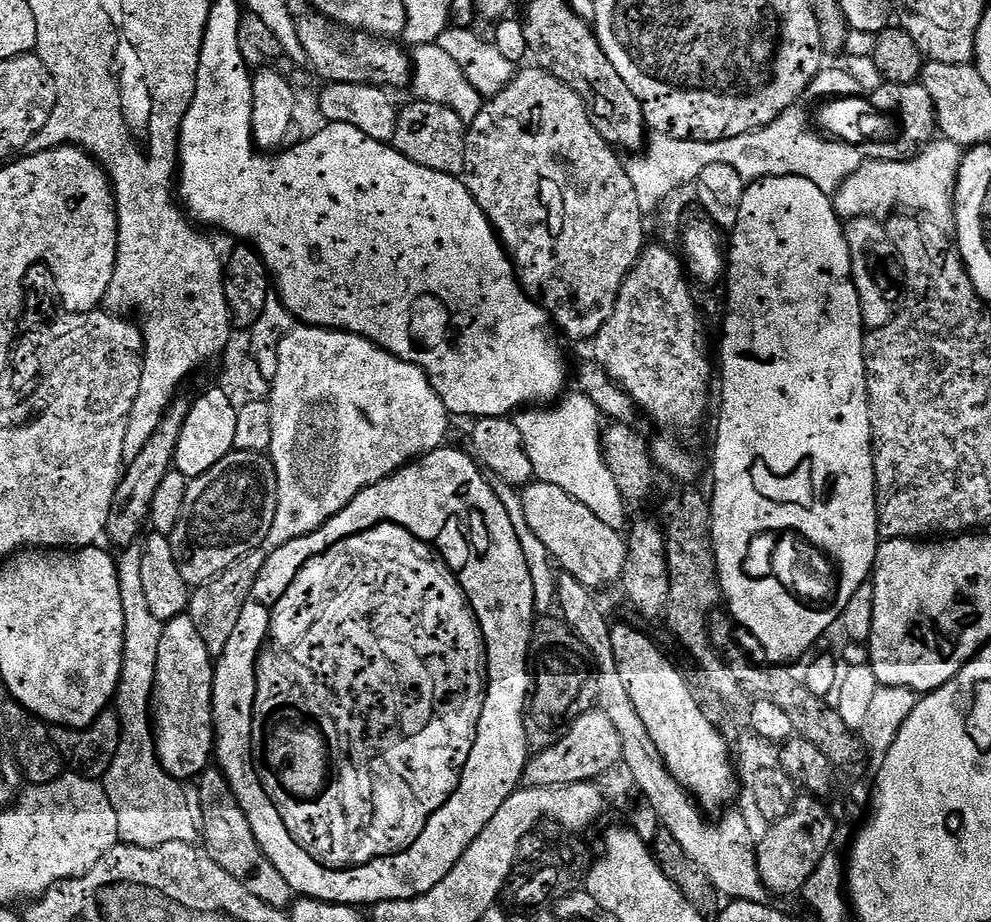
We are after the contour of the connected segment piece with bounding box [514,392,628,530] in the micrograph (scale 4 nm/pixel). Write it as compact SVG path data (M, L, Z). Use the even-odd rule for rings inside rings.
M572 392L566 396L551 406L532 406L515 413L518 430L522 430L522 442L526 442L526 454L530 454L533 477L558 486L558 490L566 490L570 498L578 498L578 502L602 518L606 526L623 529L628 508L603 460L600 410L591 395Z

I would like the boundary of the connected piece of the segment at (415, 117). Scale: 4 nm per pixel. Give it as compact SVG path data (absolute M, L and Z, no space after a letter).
M413 99L412 104L399 109L396 117L392 147L398 149L406 158L426 166L430 170L438 170L442 174L463 177L466 166L466 138L468 129L466 122L441 104L429 100Z

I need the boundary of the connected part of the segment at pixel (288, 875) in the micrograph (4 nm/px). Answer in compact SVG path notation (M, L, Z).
M258 770L252 771L252 776L224 776L230 782L230 790L234 790L234 798L238 798L238 806L242 806L242 814L246 814L246 822L250 822L250 830L254 830L254 838L258 846L270 858L270 862L290 882L293 893L310 900L321 900L327 904L347 904L361 906L370 900L370 872L367 867L353 868L351 866L327 866L320 868L321 861L313 856L297 842L286 830L282 822L282 814L278 814L278 806L268 796L264 784L260 780Z

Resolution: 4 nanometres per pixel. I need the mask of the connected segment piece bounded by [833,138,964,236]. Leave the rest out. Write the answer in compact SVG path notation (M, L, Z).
M935 139L931 144L925 145L915 156L902 162L882 162L881 160L867 159L858 170L840 184L839 190L833 195L833 204L838 216L856 218L857 216L877 217L880 213L891 213L896 204L908 206L909 211L924 213L931 223L942 230L943 233L953 235L956 228L955 192L957 175L960 172L963 160L961 145L952 140Z

